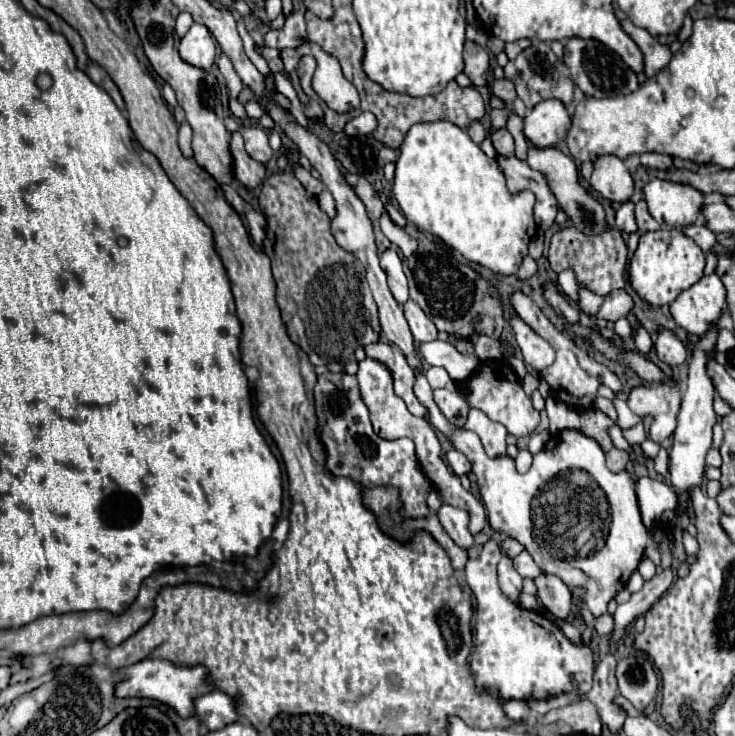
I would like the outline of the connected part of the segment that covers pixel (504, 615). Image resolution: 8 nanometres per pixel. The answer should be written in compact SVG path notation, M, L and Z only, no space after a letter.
M488 541L478 557L468 559L466 563L466 581L476 595L476 641L474 641L474 653L470 659L470 667L474 671L478 689L486 689L494 695L500 695L502 699L546 699L550 695L560 695L564 691L570 691L570 677L574 675L580 685L580 693L588 693L592 687L592 675L594 675L594 657L588 645L576 645L572 643L562 629L550 621L540 611L528 611L516 605L512 599L508 599L496 577L496 565L502 557L498 541Z

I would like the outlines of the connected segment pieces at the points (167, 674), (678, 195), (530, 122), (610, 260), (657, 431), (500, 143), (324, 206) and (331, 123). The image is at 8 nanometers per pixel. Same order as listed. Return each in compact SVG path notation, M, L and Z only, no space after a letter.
M144 659L120 671L122 679L114 685L116 697L140 697L160 701L172 707L180 717L190 717L194 713L192 699L212 691L212 685L206 685L206 667L178 667L164 659Z
M658 177L644 185L644 199L650 215L668 227L686 227L686 223L694 223L704 203L702 193L694 187Z
M546 99L532 107L524 117L524 135L534 147L552 147L566 137L570 115L558 99Z
M564 227L552 237L550 253L548 253L550 267L560 273L564 269L574 269L576 281L590 291L605 297L614 289L622 289L626 285L626 243L622 239L622 233L608 227L600 235L584 235L574 227Z
M676 381L656 385L652 391L647 386L637 386L628 395L628 407L648 419L648 439L654 443L662 443L674 431L680 401L682 395Z
M496 129L496 131L492 131L490 139L492 139L494 149L500 155L512 155L514 153L514 139L512 139L508 129Z
M326 189L318 195L318 203L320 203L320 209L322 209L324 213L328 213L330 217L334 215L334 199L332 199L332 195L330 195Z
M324 107L324 123L332 129L332 131L342 131L342 127L350 121L350 117L356 115L356 113L344 113L344 115L338 115L336 111L330 111Z

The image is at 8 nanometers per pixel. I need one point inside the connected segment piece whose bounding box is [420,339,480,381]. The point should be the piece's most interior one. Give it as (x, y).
(439, 353)

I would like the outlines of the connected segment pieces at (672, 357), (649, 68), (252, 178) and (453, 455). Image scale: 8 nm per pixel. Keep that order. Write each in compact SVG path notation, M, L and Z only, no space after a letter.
M662 331L658 335L658 341L656 341L656 353L658 353L658 359L668 363L670 367L678 367L686 361L688 357L688 351L684 347L684 343L670 331Z
M622 21L622 29L636 41L636 45L640 47L642 55L644 55L644 71L648 77L656 75L662 67L666 67L666 63L670 63L672 53L666 45L660 45L646 29L636 27L630 21Z
M236 131L232 133L232 139L230 139L230 153L232 153L232 175L234 175L234 181L248 187L248 189L256 189L264 175L266 175L266 169L262 163L254 161L246 149L244 149L244 139L242 135Z
M452 449L446 453L446 461L450 465L450 469L456 473L456 475L466 475L472 471L472 463L466 459L466 455L462 455L460 451Z

